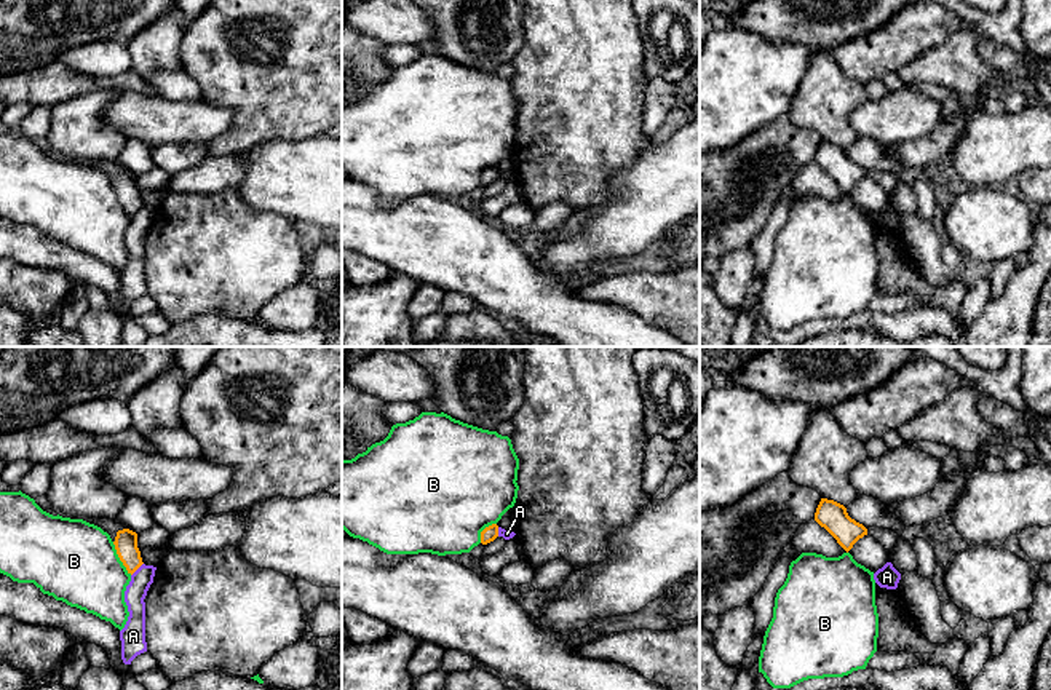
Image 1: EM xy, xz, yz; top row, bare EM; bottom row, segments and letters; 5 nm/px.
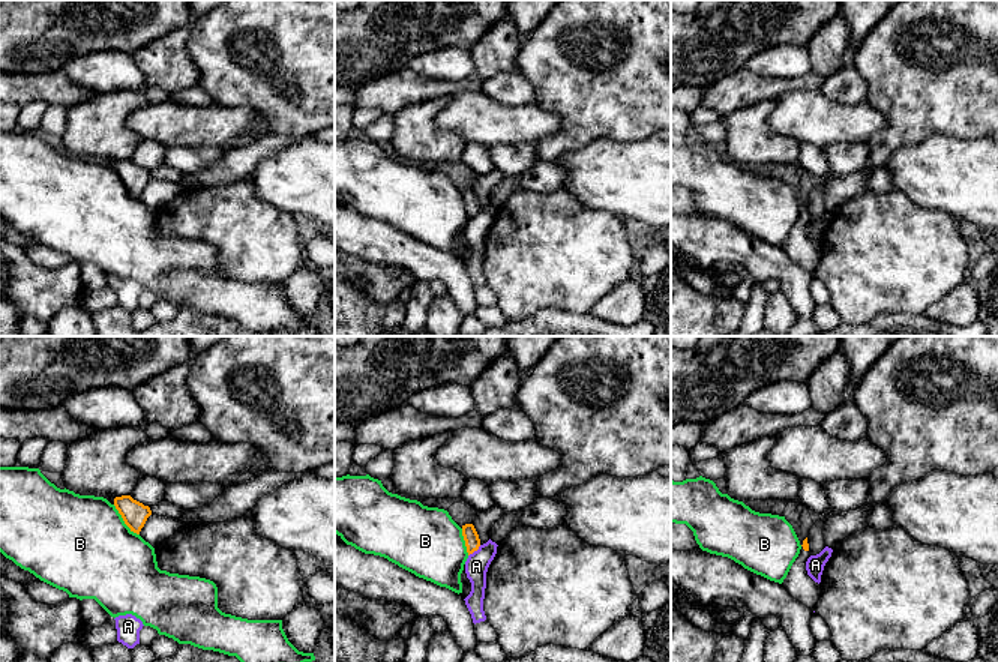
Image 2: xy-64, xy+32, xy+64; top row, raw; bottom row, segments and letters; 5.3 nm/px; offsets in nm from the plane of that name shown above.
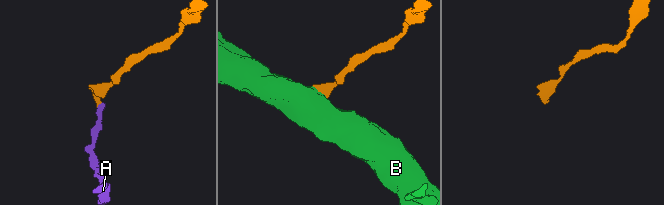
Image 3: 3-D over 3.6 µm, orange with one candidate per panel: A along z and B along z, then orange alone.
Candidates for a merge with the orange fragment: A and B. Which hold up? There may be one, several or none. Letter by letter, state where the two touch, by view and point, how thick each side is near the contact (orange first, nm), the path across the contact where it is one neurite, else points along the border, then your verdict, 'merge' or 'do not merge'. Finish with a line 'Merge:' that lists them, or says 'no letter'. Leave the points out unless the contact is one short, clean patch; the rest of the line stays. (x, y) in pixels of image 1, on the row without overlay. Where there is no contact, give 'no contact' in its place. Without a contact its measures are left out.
A: contact xy (138, 210); calibres 110 and 110 nm; border xy (142, 205), (131, 218); do not merge
B: contact xy (118, 198); calibres 110 and 420 nm; border xy (112, 184), (118, 202), (131, 216); do not merge
Merge: no letter

